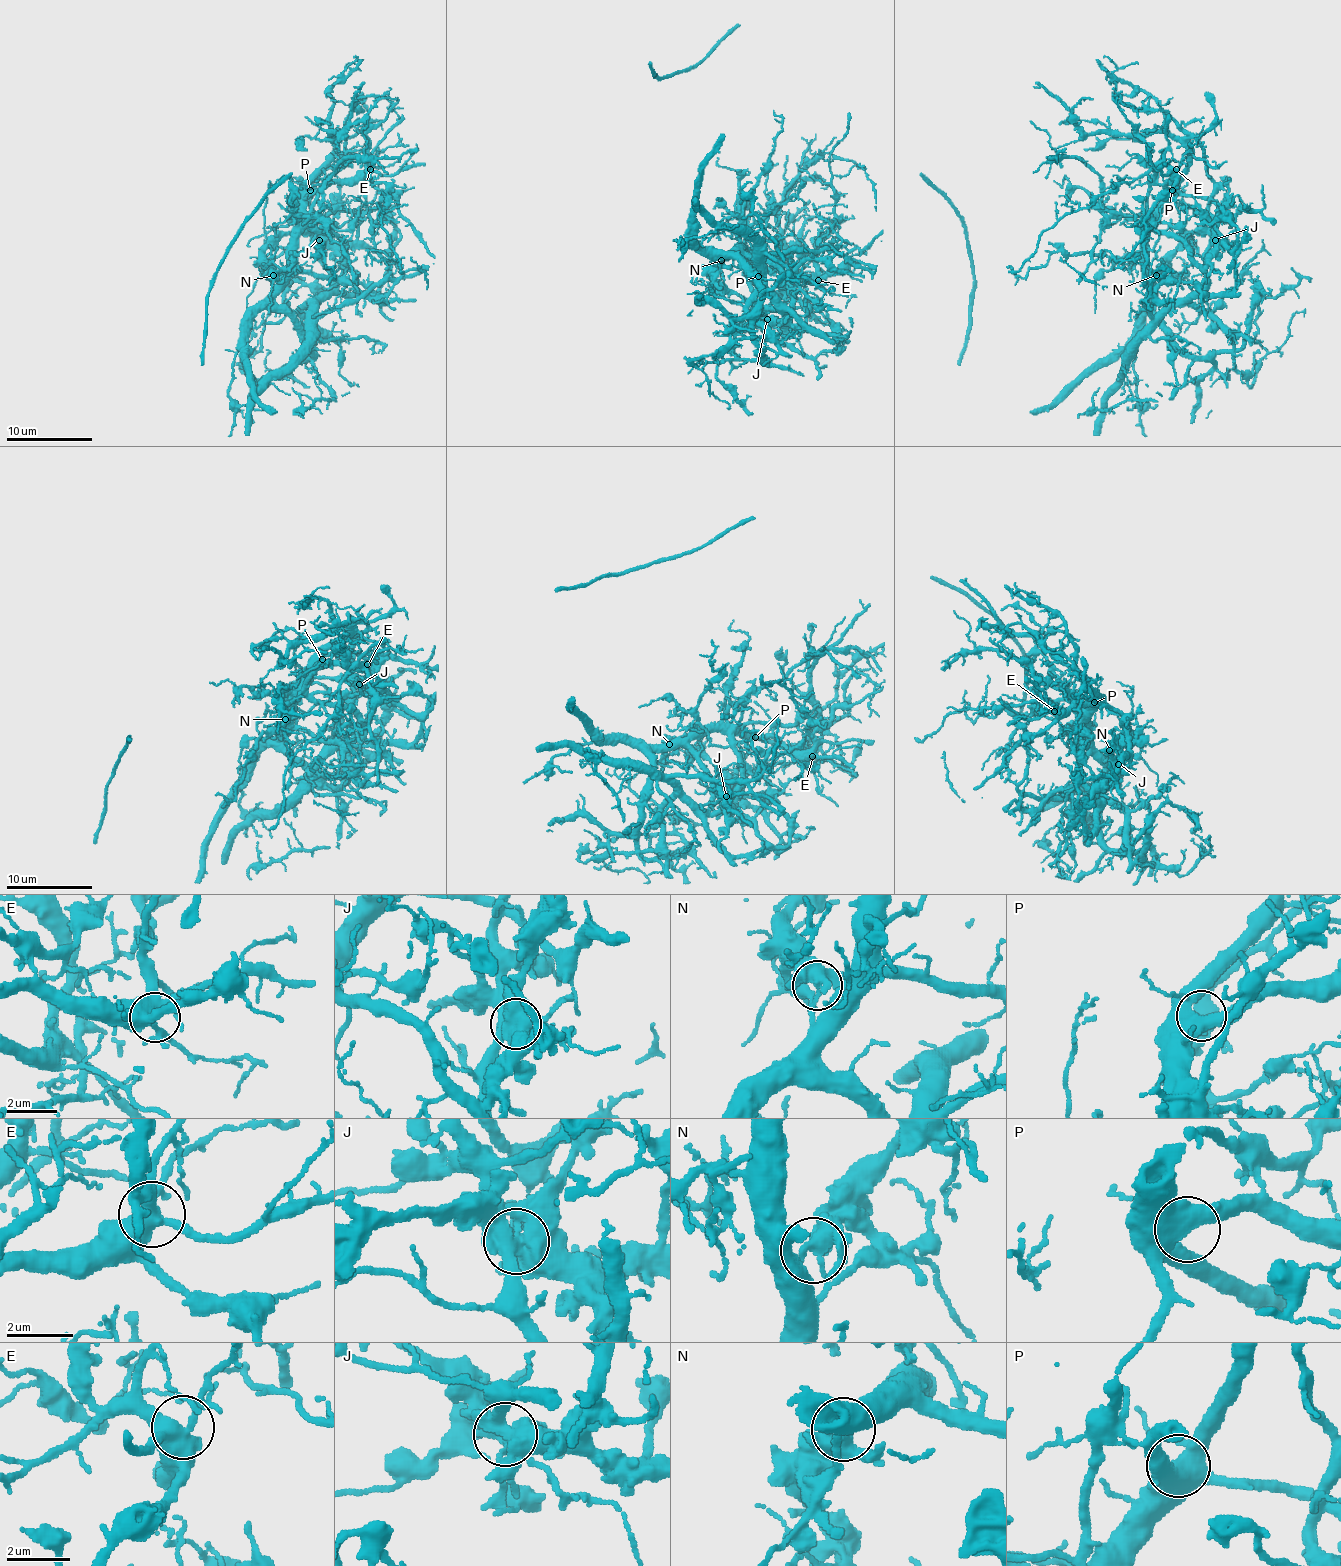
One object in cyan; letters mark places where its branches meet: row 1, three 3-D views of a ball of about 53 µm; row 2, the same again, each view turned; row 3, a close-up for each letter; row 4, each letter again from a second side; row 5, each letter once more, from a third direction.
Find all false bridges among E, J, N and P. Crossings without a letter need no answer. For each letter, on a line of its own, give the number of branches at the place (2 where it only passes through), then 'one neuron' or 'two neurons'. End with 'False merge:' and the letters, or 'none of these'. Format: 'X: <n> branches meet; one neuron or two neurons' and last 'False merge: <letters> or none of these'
E: 4 branches meet; one neuron
J: 4 branches meet; two neurons
N: 4 branches meet; two neurons
P: 3 branches meet; one neuron
False merge: J, N

